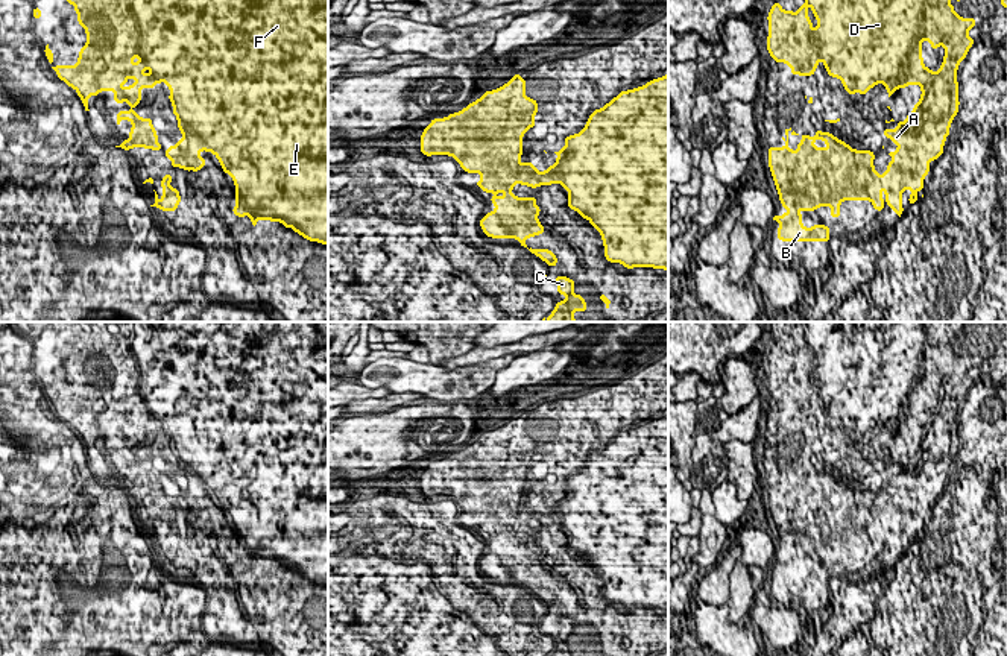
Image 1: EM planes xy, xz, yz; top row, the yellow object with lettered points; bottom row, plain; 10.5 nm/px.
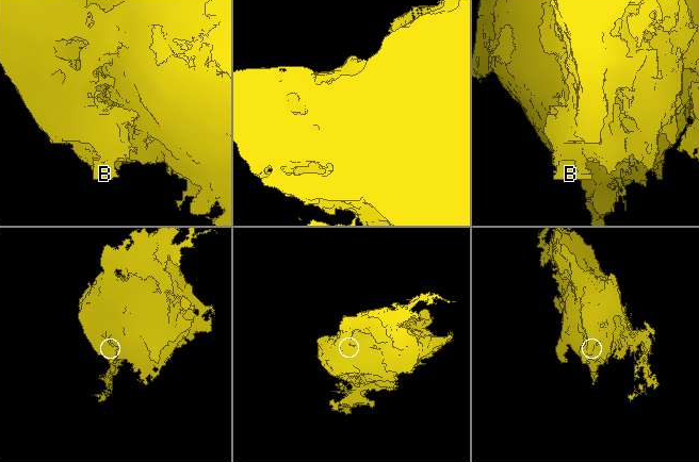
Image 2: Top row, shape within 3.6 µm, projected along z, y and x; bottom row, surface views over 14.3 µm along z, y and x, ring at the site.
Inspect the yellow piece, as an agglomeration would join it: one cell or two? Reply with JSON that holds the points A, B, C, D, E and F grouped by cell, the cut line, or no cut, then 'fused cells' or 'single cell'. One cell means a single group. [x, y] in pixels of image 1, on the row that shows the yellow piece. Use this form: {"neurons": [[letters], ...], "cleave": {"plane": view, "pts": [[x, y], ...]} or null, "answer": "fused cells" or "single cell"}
{"neurons": [["A", "B", "C", "D", "E", "F"]], "cleave": null, "answer": "single cell"}

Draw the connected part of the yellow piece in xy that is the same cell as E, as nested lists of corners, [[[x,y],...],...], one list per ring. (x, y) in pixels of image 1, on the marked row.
[[[67,0],[73,3],[77,12],[77,23],[87,32],[87,44],[79,50],[76,65],[52,67],[59,80],[77,91],[85,111],[88,97],[99,96],[100,91],[114,91],[114,100],[123,105],[126,100],[131,108],[141,102],[141,88],[153,90],[155,84],[166,82],[173,105],[173,114],[178,118],[178,129],[182,140],[164,150],[172,161],[173,169],[181,167],[187,172],[199,172],[205,167],[205,158],[200,150],[217,156],[225,173],[234,179],[235,208],[231,208],[237,217],[249,216],[252,228],[257,228],[260,219],[281,222],[287,229],[293,229],[305,240],[320,241],[328,246],[328,0]]]

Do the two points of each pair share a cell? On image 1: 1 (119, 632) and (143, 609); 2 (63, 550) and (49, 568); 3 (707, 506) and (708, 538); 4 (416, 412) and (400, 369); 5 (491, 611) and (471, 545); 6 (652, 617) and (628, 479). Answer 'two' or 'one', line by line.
1: one
2: two
3: one
4: two
5: one
6: one

